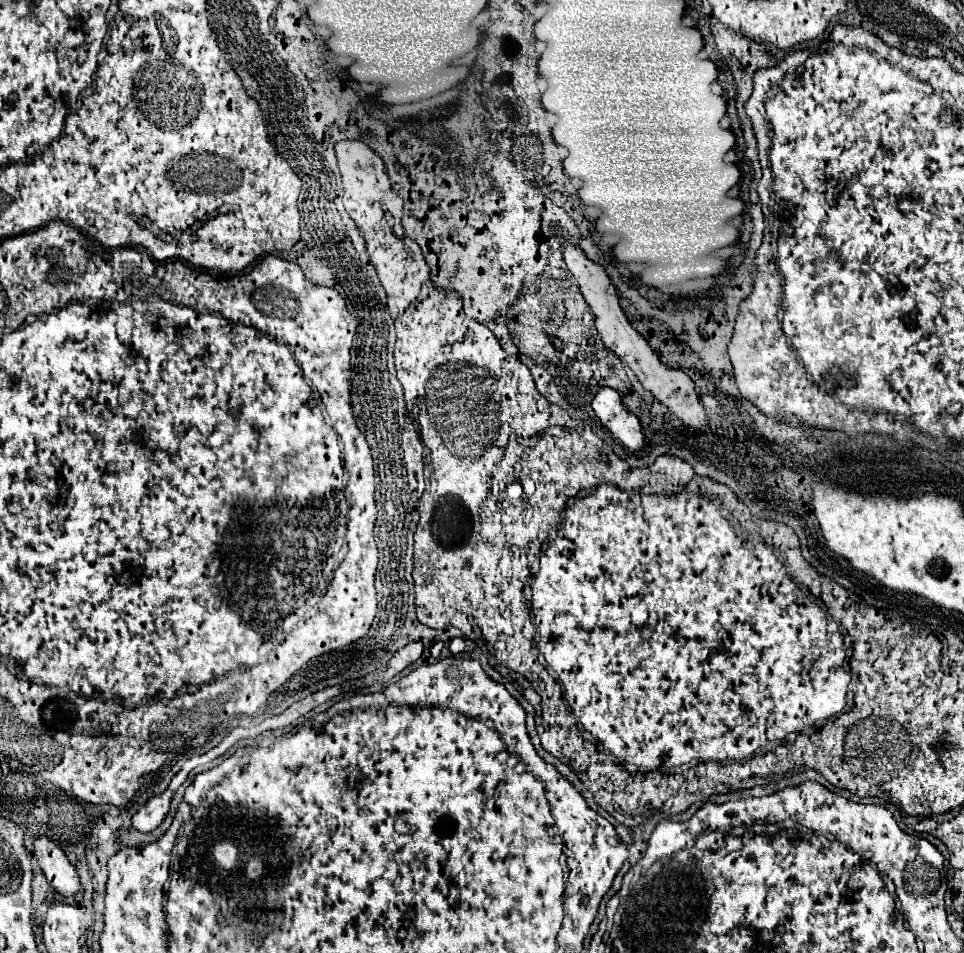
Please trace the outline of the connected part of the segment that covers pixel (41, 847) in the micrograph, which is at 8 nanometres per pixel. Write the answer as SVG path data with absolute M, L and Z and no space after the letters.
M36 836L34 838L34 854L40 862L40 868L44 870L48 882L64 896L70 898L78 892L78 874L76 868L70 864L62 848L52 842L46 836Z

